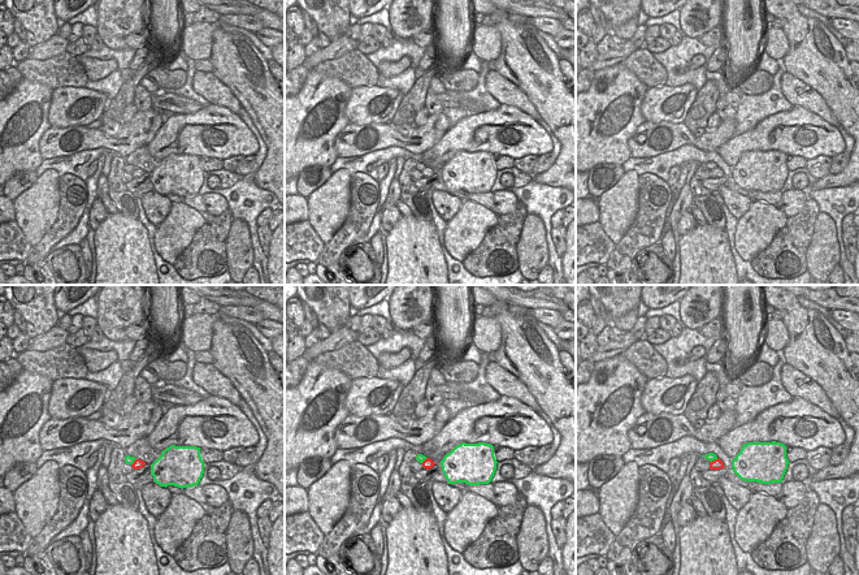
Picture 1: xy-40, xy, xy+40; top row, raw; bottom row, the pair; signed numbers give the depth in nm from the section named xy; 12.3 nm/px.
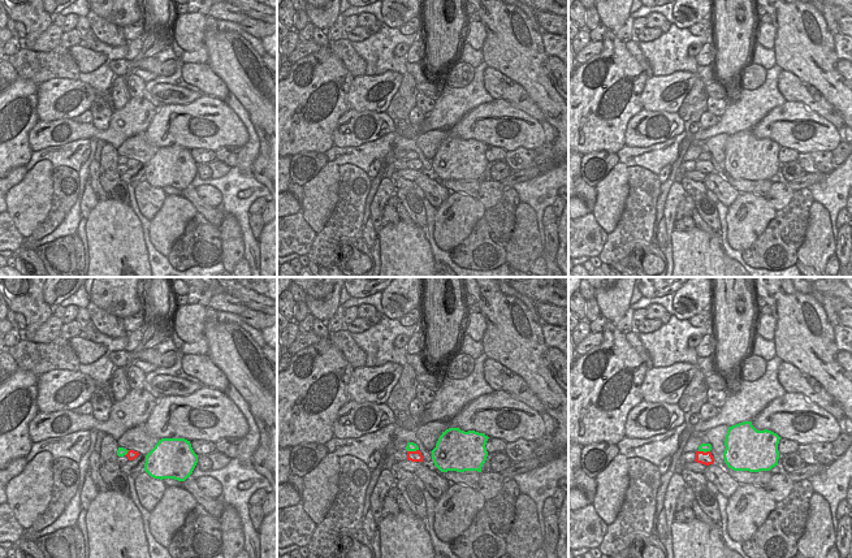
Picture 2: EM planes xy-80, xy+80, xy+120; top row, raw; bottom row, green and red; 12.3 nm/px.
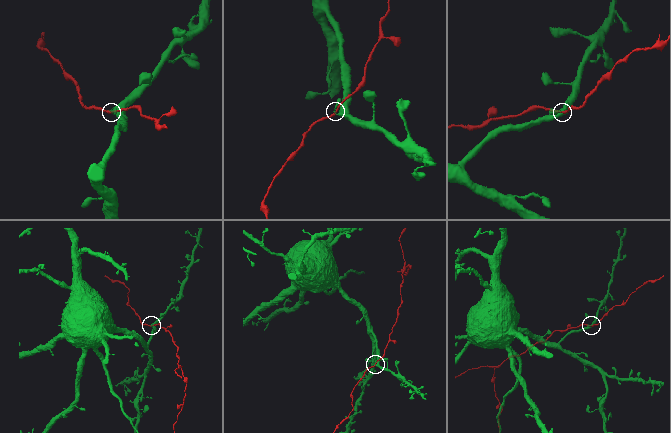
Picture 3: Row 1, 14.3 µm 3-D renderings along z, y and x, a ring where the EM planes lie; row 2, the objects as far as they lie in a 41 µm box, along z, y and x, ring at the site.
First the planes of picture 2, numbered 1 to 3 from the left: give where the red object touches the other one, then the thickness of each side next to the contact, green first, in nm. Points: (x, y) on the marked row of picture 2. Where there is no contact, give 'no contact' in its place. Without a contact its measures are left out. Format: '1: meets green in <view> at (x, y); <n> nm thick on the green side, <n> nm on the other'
1: meets green in xy-80 at (126, 453); 120 nm thick on the green side, 120 nm on the other
2: meets green in xy+80 at (412, 450); 120 nm thick on the green side, 130 nm on the other
3: meets green in xy+120 at (704, 451); 100 nm thick on the green side, 160 nm on the other

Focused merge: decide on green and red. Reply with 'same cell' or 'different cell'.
different cell

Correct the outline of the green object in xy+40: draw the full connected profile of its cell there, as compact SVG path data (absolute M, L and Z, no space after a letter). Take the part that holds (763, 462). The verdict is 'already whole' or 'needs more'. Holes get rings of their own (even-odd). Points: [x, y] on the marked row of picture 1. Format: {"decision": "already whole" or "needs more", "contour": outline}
{"decision": "already whole", "contour": "M747 442L732 459L733 472L743 481L781 483L788 470L786 446L781 442Z"}

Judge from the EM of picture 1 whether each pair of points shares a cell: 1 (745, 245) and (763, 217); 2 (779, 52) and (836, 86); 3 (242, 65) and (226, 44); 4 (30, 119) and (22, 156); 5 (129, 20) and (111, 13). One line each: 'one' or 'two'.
1: one
2: two
3: one
4: one
5: one

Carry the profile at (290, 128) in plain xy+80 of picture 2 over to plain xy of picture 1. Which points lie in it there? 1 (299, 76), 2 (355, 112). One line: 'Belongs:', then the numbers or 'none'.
Belongs: none

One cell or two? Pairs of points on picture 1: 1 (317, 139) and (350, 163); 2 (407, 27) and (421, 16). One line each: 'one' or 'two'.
1: two
2: one

